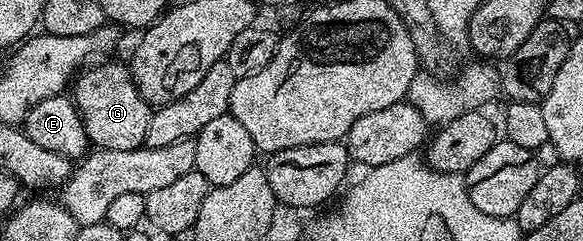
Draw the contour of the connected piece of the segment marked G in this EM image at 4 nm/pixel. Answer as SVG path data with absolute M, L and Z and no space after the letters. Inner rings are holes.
M101 60L82 69L71 83L71 97L81 113L90 143L99 150L131 152L145 145L153 110L133 82L133 71L121 62Z

